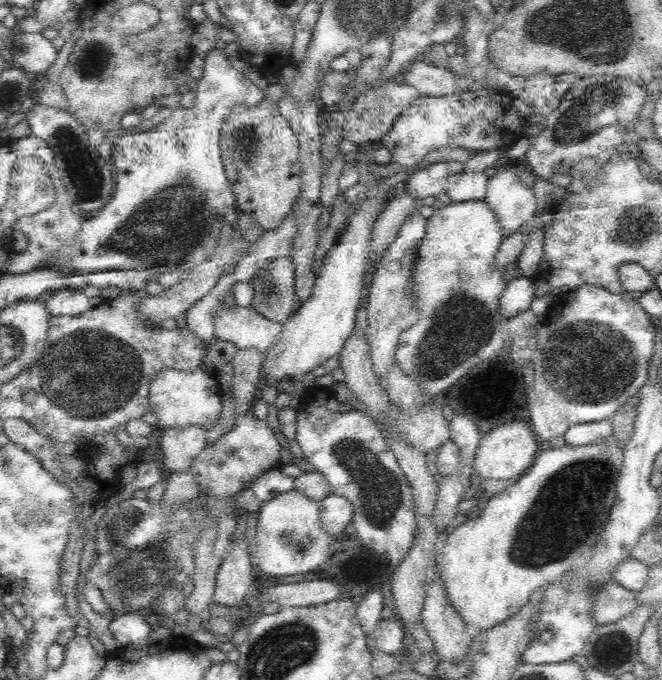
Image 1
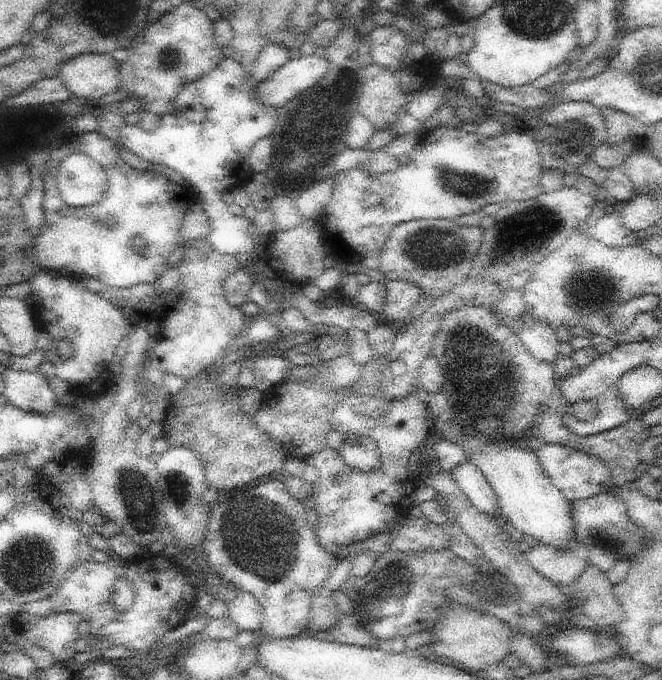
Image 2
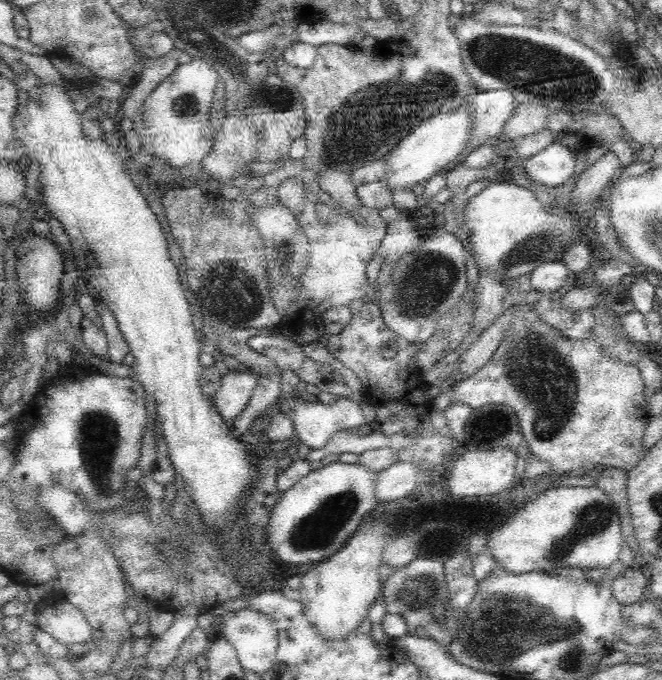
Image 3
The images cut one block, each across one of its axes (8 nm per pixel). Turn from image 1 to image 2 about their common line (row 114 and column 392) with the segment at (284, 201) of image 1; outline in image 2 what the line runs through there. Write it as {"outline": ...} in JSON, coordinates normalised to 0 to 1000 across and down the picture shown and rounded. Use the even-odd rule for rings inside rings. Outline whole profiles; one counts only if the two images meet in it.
{"outline":[[[621,324],[606,326],[588,344],[579,368],[573,400],[579,409],[618,415],[633,424],[636,441],[657,444],[669,432],[696,421],[711,403],[715,382],[730,356],[730,338],[724,332],[693,332],[678,324]]]}

